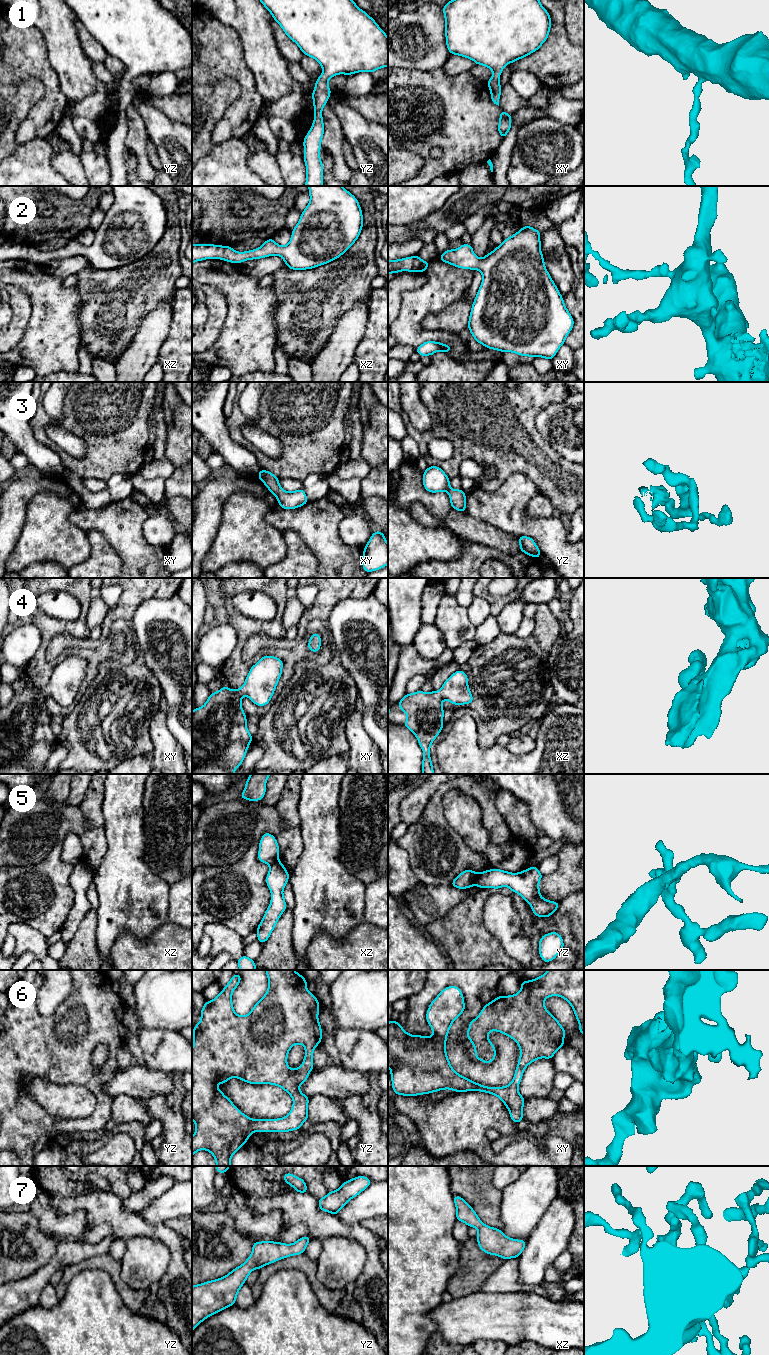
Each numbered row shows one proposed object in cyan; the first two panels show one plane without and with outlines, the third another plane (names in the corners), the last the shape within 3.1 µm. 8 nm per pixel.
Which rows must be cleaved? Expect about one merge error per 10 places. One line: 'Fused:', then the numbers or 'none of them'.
Fused: 5

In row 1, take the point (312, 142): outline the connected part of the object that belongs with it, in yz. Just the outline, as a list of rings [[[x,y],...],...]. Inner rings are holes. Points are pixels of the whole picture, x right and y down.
[[[260,0],[294,41],[302,53],[317,60],[323,69],[312,92],[314,121],[304,138],[306,183],[304,186],[323,186],[323,164],[320,158],[324,135],[322,109],[331,95],[328,79],[338,74],[352,75],[362,71],[374,72],[388,66],[388,37],[375,20],[357,7],[353,0]]]

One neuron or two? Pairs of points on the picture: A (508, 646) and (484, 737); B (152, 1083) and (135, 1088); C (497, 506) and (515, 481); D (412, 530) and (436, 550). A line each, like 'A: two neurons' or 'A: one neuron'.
A: one neuron
B: one neuron
C: one neuron
D: one neuron

